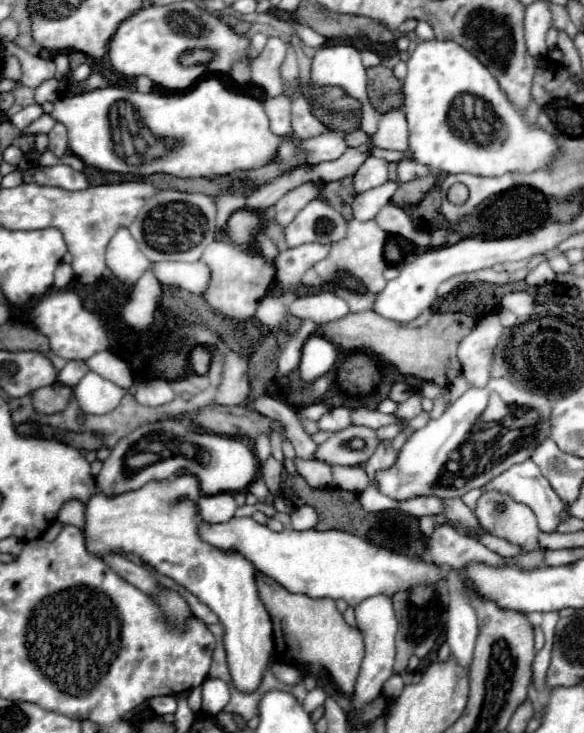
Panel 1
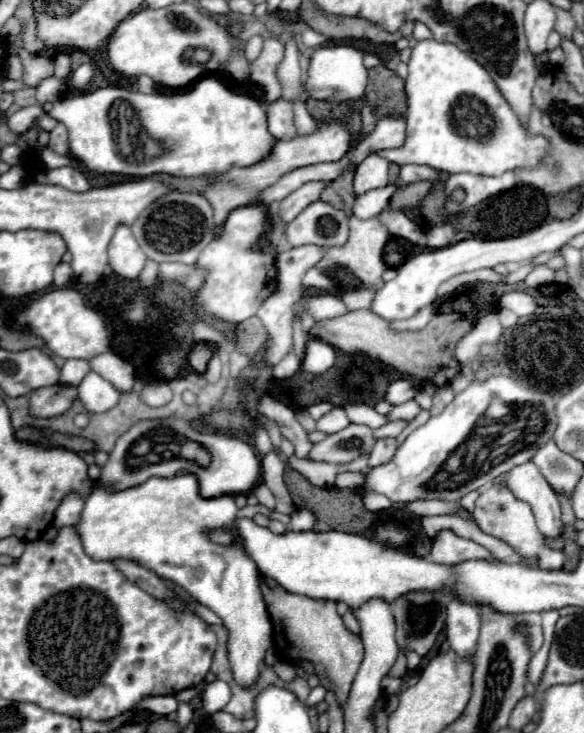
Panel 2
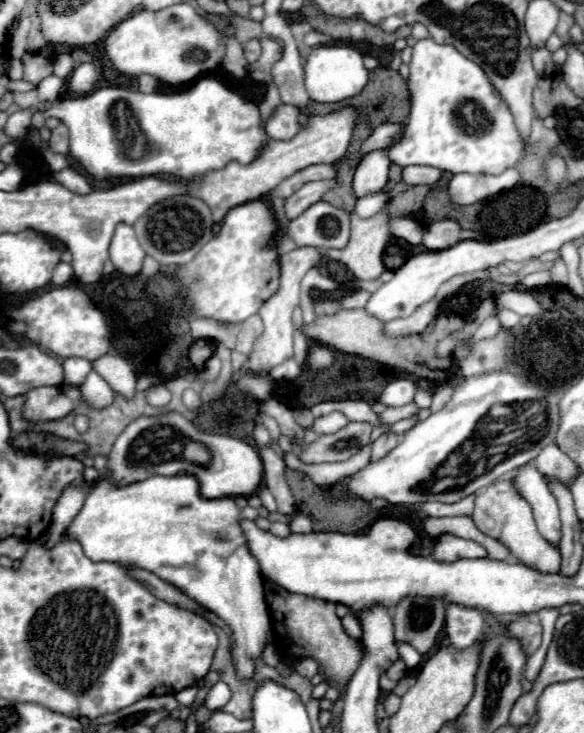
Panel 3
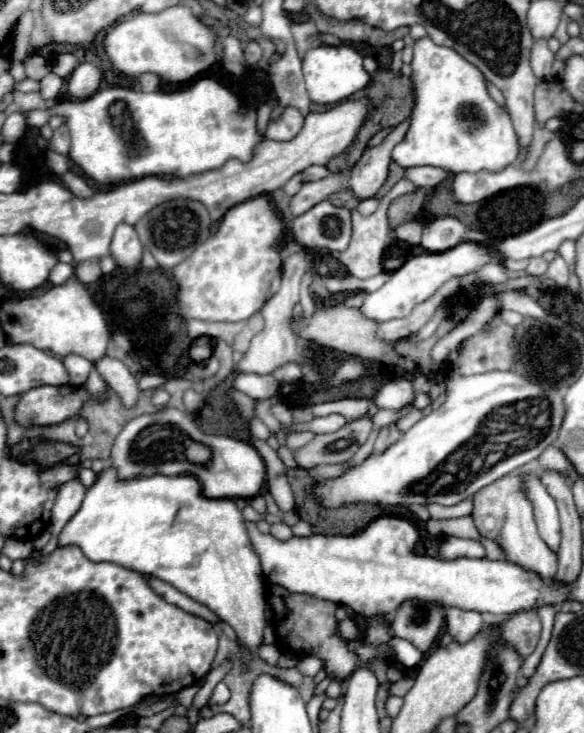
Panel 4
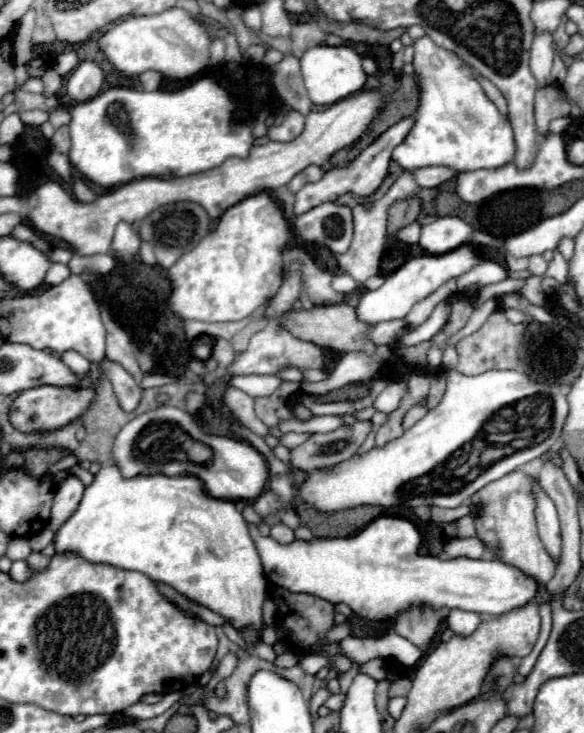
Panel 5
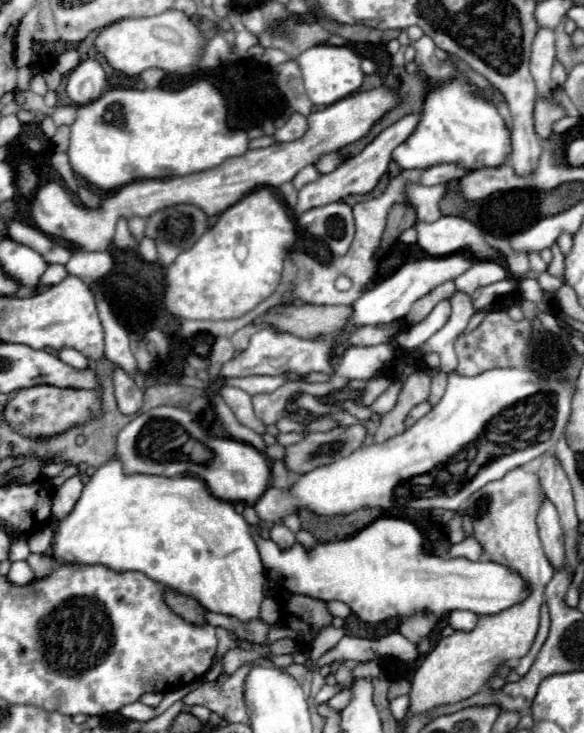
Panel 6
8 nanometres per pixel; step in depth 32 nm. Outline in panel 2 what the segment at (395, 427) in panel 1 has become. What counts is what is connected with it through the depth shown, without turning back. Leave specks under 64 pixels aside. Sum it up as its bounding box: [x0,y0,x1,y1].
[374,420,410,438]

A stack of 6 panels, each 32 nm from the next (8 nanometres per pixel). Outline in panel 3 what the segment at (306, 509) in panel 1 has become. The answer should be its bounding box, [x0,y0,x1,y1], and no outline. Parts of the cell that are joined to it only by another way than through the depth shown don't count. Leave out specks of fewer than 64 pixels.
[290,512,312,534]

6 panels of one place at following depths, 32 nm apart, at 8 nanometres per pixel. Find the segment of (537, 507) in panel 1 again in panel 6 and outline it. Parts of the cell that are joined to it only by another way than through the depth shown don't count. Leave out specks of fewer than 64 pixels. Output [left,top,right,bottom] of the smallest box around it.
[538,498,566,570]

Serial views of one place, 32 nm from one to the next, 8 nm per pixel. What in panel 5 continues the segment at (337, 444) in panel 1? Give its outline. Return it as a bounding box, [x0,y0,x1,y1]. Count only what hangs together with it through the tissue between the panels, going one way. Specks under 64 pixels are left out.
[290,420,370,472]

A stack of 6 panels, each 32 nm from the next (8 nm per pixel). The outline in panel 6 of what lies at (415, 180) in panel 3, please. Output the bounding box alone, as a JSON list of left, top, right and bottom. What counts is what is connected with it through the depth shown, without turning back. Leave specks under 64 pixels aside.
[420,164,470,186]

